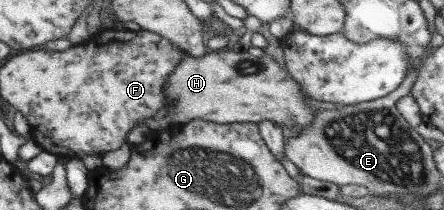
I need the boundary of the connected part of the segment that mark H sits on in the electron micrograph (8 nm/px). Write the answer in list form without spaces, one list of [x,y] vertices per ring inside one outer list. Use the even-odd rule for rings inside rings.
[[[224,50],[212,51],[194,57],[184,54],[184,58],[174,66],[164,82],[164,96],[178,102],[170,104],[170,118],[180,126],[192,119],[202,119],[216,124],[232,122],[262,122],[272,120],[282,128],[299,128],[304,130],[312,124],[316,109],[304,101],[300,85],[290,77],[288,71],[268,57],[252,56],[247,50],[237,52]]]

